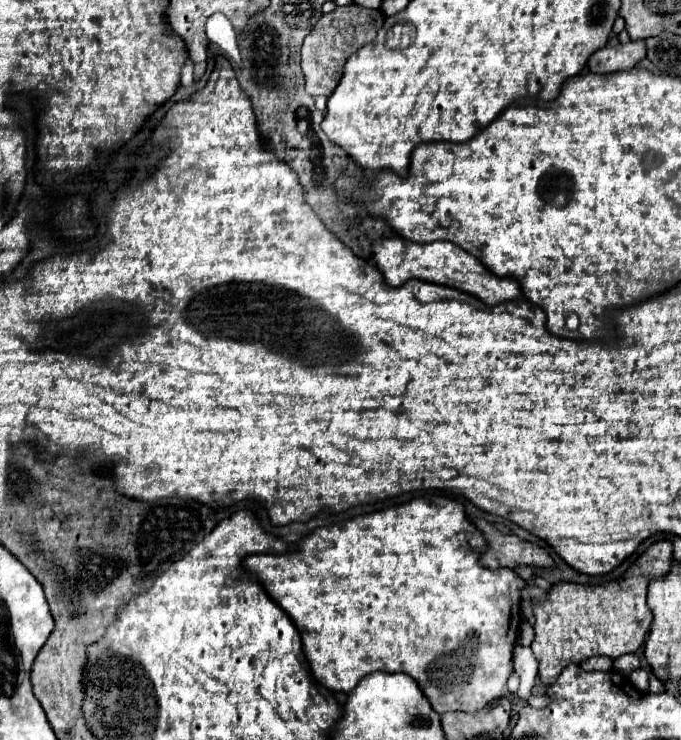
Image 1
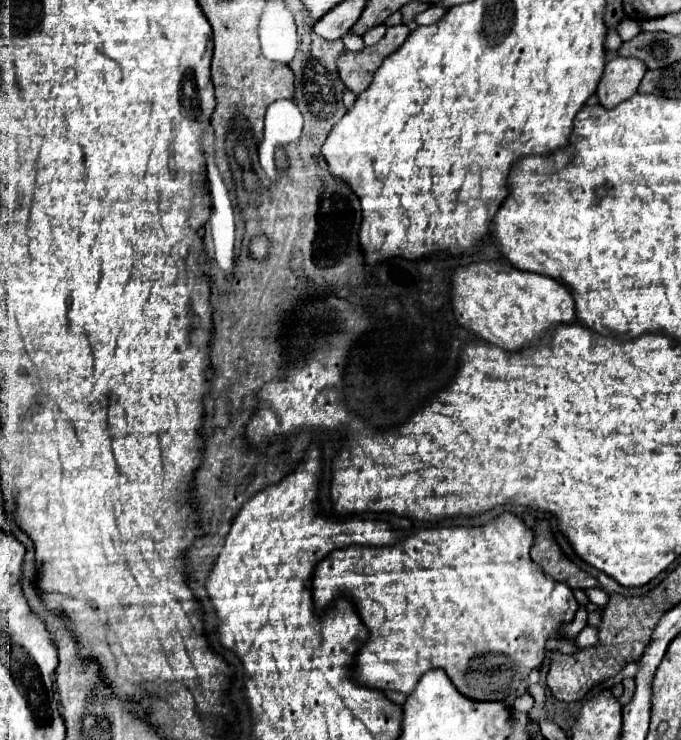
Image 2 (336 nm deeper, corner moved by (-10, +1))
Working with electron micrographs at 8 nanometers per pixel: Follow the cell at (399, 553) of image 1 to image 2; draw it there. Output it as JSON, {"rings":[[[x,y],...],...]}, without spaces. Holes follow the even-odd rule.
{"rings":[[[504,512],[486,526],[476,526],[476,528],[466,528],[466,526],[426,528],[426,530],[420,530],[420,532],[408,536],[406,540],[402,540],[394,546],[348,546],[346,550],[344,548],[334,550],[326,560],[322,560],[316,566],[316,572],[314,572],[314,602],[316,602],[316,608],[322,610],[336,596],[348,596],[350,600],[354,600],[354,606],[356,606],[358,614],[362,616],[362,622],[370,630],[368,642],[356,654],[354,678],[356,678],[358,684],[368,686],[368,688],[378,688],[378,690],[398,690],[398,692],[404,692],[404,694],[412,694],[424,672],[428,672],[432,668],[442,668],[454,680],[454,686],[464,696],[476,698],[476,700],[504,700],[506,696],[516,692],[516,688],[520,686],[524,676],[528,676],[532,670],[542,666],[544,656],[546,656],[546,642],[550,638],[562,638],[562,634],[560,634],[562,624],[572,622],[574,614],[578,610],[578,602],[572,594],[572,588],[564,582],[556,582],[552,576],[544,574],[540,566],[536,566],[532,562],[532,558],[530,558],[532,544],[534,544],[532,528],[528,528],[520,516],[516,516],[512,512]]]}

